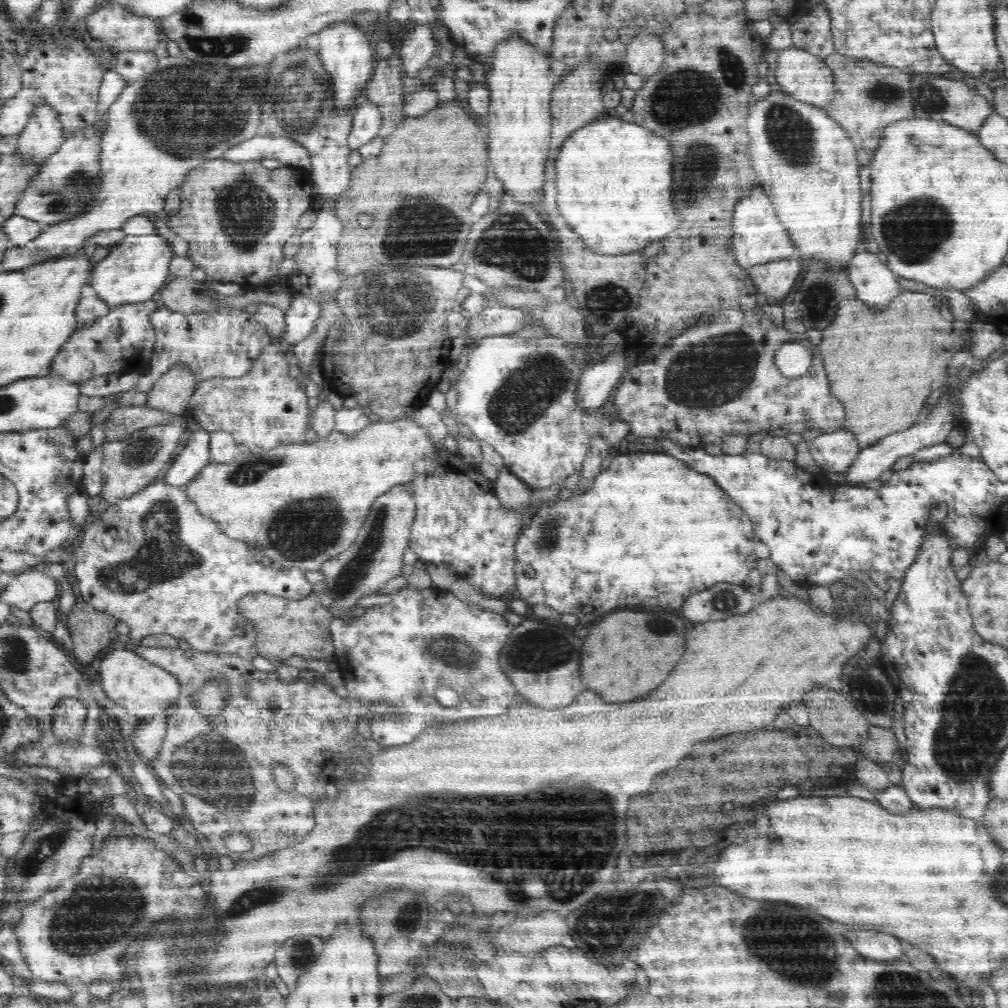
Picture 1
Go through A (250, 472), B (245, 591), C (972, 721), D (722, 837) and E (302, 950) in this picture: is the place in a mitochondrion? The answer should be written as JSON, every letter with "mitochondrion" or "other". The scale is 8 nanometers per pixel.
{"A":"mitochondrion","B":"other","C":"mitochondrion","D":"other","E":"mitochondrion"}

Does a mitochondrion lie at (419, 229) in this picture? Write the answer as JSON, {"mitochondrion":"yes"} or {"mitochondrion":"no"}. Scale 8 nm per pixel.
{"mitochondrion":"yes"}

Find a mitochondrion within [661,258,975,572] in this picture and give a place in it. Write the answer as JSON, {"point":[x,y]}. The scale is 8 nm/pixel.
{"point":[716,370]}

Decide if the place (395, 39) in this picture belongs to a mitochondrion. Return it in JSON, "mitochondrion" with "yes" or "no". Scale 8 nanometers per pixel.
{"mitochondrion":"no"}

